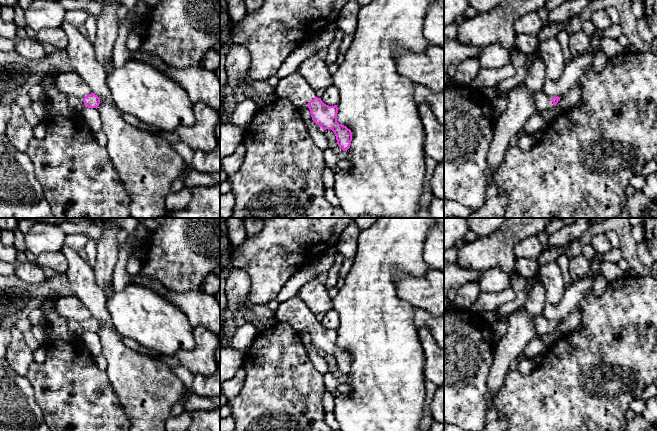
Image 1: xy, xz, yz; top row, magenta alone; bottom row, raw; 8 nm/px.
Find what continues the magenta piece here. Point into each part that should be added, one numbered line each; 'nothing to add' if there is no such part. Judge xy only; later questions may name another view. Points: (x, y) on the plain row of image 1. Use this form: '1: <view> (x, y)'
1: xy (76, 327)

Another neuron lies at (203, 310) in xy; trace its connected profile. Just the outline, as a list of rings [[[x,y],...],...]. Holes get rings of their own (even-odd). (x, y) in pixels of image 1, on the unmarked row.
[[[139,273],[131,282],[149,288],[181,309],[193,328],[201,326],[220,336],[220,304],[215,296],[197,291],[173,292]]]

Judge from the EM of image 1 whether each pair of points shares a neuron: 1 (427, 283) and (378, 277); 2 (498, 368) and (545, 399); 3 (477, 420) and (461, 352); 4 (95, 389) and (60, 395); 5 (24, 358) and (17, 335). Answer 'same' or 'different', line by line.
1: different
2: different
3: same
4: same
5: same

